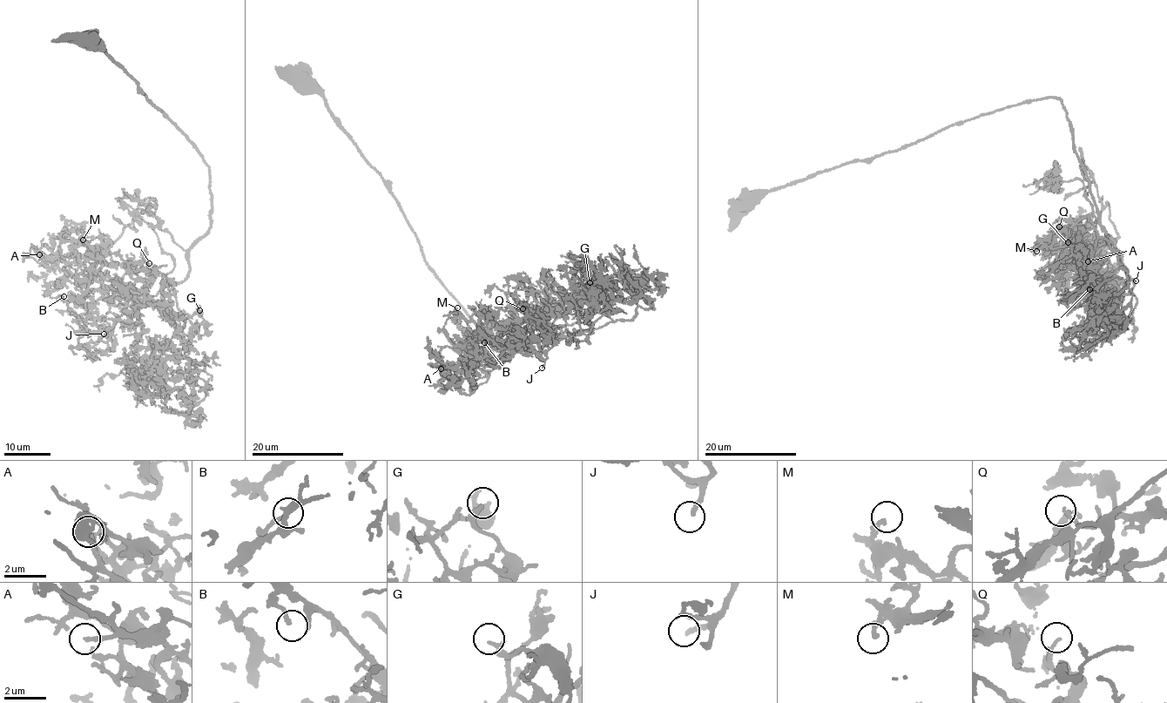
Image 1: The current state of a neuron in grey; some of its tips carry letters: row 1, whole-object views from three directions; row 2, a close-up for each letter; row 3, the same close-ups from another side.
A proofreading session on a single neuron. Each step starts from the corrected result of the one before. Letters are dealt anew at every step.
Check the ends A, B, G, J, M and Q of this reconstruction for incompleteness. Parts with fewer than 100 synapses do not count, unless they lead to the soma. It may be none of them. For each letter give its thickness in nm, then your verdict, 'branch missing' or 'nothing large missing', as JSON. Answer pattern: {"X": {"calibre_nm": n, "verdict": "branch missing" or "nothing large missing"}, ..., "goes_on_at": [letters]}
{"A": {"calibre_nm": 170, "verdict": "nothing large missing"}, "B": {"calibre_nm": 180, "verdict": "nothing large missing"}, "G": {"calibre_nm": 160, "verdict": "nothing large missing"}, "J": {"calibre_nm": 190, "verdict": "branch missing"}, "M": {"calibre_nm": 220, "verdict": "nothing large missing"}, "Q": {"calibre_nm": 160, "verdict": "nothing large missing"}, "goes_on_at": ["J"]}

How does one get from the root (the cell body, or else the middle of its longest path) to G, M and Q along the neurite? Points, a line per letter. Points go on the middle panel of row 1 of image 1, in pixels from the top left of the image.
G: (303, 82), (495, 343), (588, 329), (573, 306), (600, 300), (590, 282)
M: (303, 82), (475, 322), (507, 348), (547, 340), (487, 375), (467, 359), (488, 341), (457, 307)
Q: (303, 82), (494, 341), (577, 332), (536, 323), (522, 308)

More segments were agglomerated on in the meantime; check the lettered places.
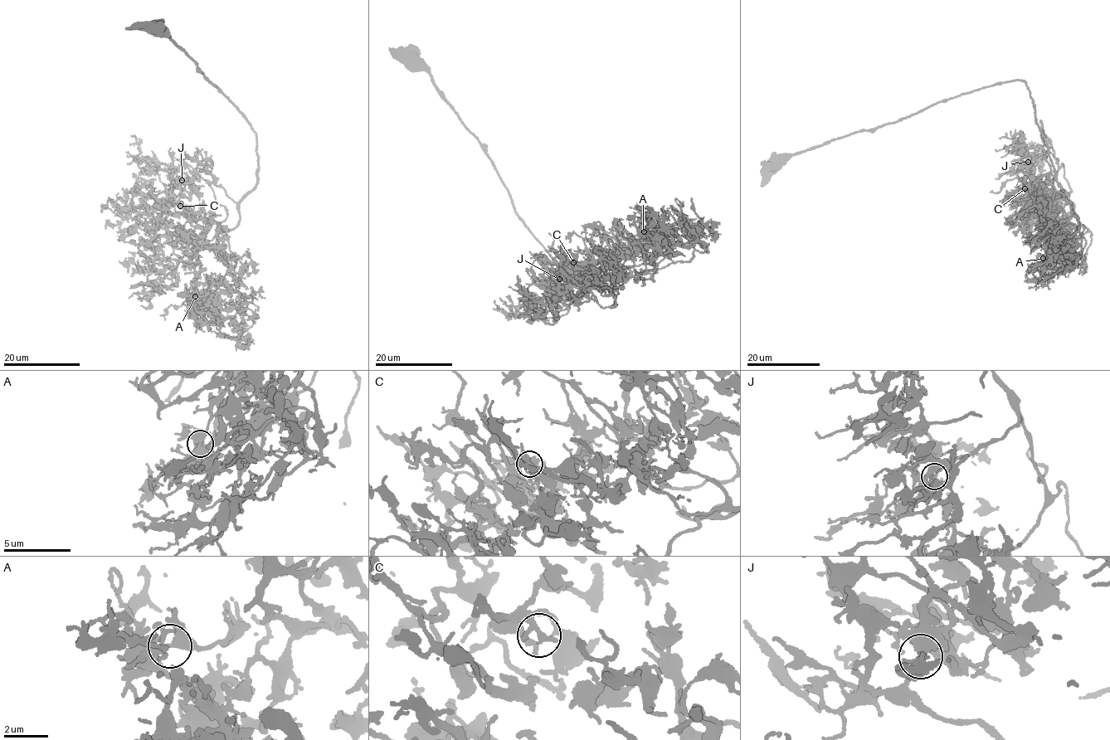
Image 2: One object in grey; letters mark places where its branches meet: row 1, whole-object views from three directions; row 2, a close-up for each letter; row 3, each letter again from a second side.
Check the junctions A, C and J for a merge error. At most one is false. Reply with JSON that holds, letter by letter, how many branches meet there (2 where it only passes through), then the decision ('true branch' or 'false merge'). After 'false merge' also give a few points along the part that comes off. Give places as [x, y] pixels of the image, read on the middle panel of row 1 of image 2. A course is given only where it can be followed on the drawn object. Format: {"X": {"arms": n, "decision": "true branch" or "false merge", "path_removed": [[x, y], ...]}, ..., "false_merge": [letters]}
{"A": {"arms": 3, "decision": "true branch"}, "C": {"arms": 2, "decision": "true branch"}, "J": {"arms": 2, "decision": "true branch"}, "false_merge": []}

